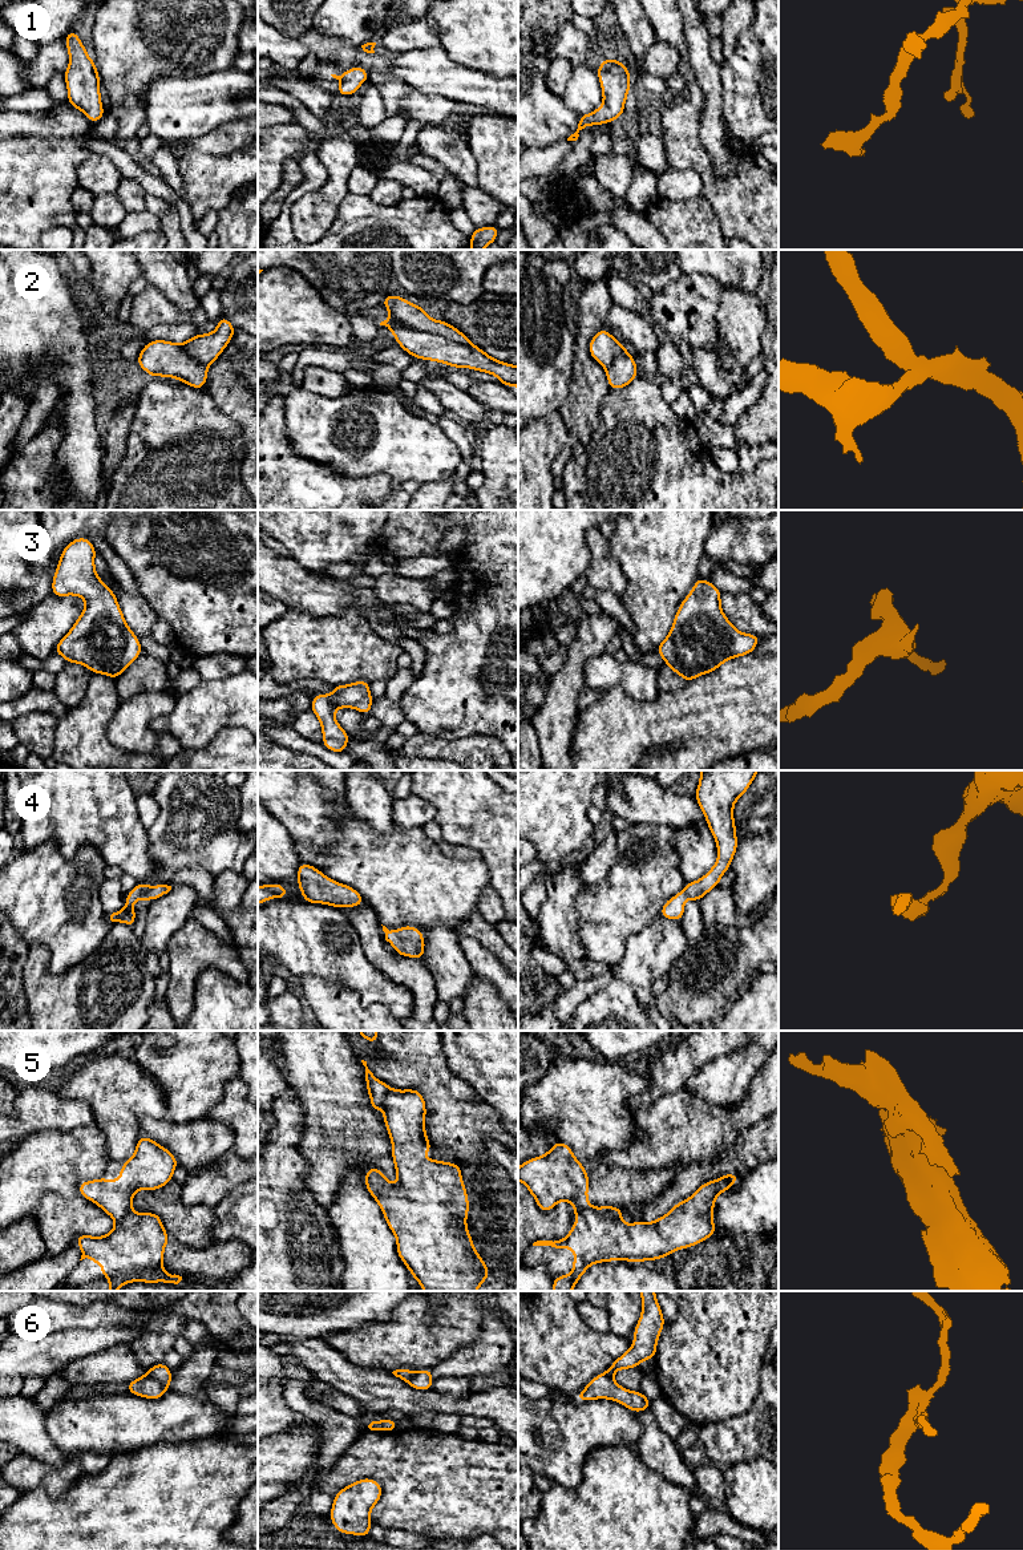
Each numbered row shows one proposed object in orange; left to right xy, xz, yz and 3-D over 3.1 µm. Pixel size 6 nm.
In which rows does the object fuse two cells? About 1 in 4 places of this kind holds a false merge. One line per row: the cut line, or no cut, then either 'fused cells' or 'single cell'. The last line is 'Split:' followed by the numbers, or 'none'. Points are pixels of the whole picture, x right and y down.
1: cut none; single cell
2: cut xz (387, 319), (412, 328), (452, 338), (474, 347); fused cells
3: cut none; single cell
4: cut none; single cell
5: cut xy (130, 1207), (126, 1219), (116, 1222); fused cells
6: cut xy (146, 1372), (166, 1388); fused cells
Split: 2, 5, 6

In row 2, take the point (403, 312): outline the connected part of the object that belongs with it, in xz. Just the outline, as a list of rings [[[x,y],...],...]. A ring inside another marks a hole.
[[[388,295],[383,299],[381,305],[391,312],[387,319],[391,323],[403,324],[412,329],[420,329],[432,335],[453,339],[461,344],[476,347],[461,331],[444,320],[430,319],[424,307],[407,301],[403,296]]]

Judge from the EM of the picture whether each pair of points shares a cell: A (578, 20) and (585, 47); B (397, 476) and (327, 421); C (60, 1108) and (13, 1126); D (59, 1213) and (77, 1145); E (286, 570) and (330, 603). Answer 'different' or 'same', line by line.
A: different
B: same
C: same
D: different
E: same

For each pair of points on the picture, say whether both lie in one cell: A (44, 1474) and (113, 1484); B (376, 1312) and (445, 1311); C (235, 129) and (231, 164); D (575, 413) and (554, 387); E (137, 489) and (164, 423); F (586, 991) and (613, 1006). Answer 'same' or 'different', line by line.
A: different
B: different
C: different
D: different
E: same
F: different

